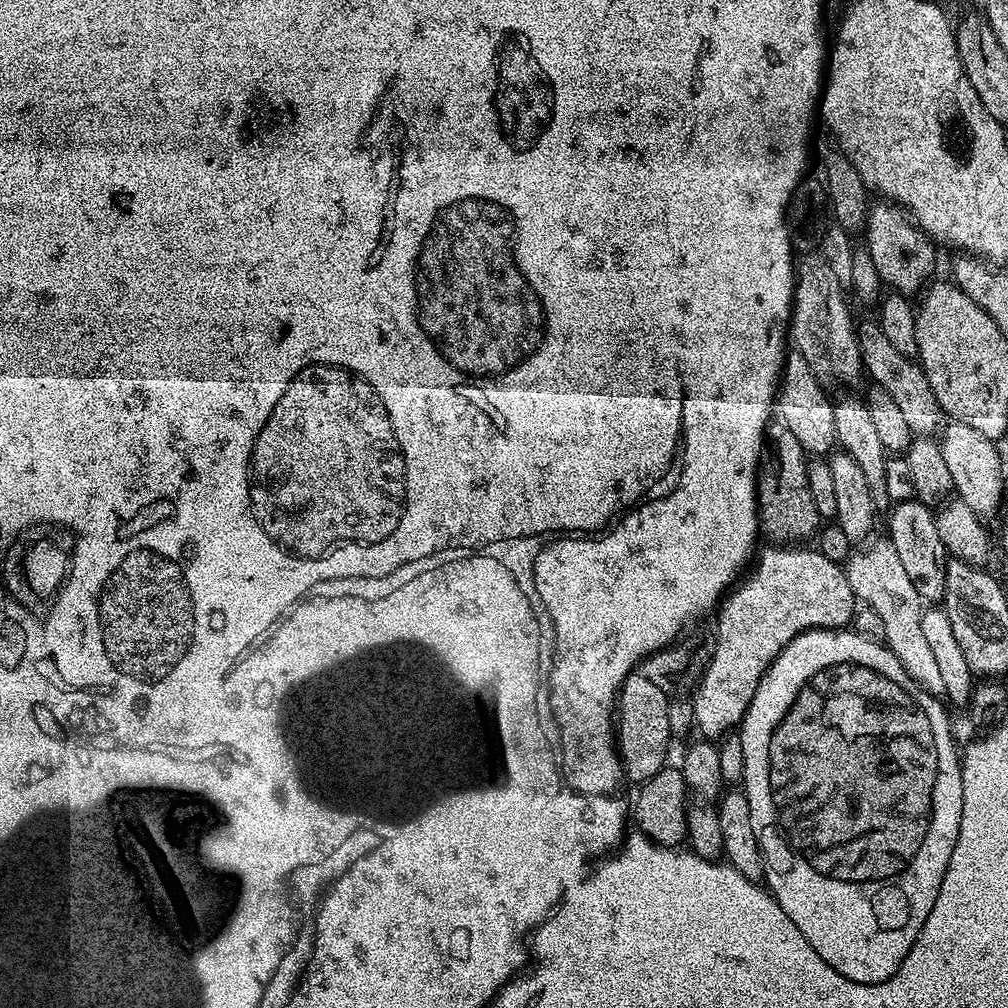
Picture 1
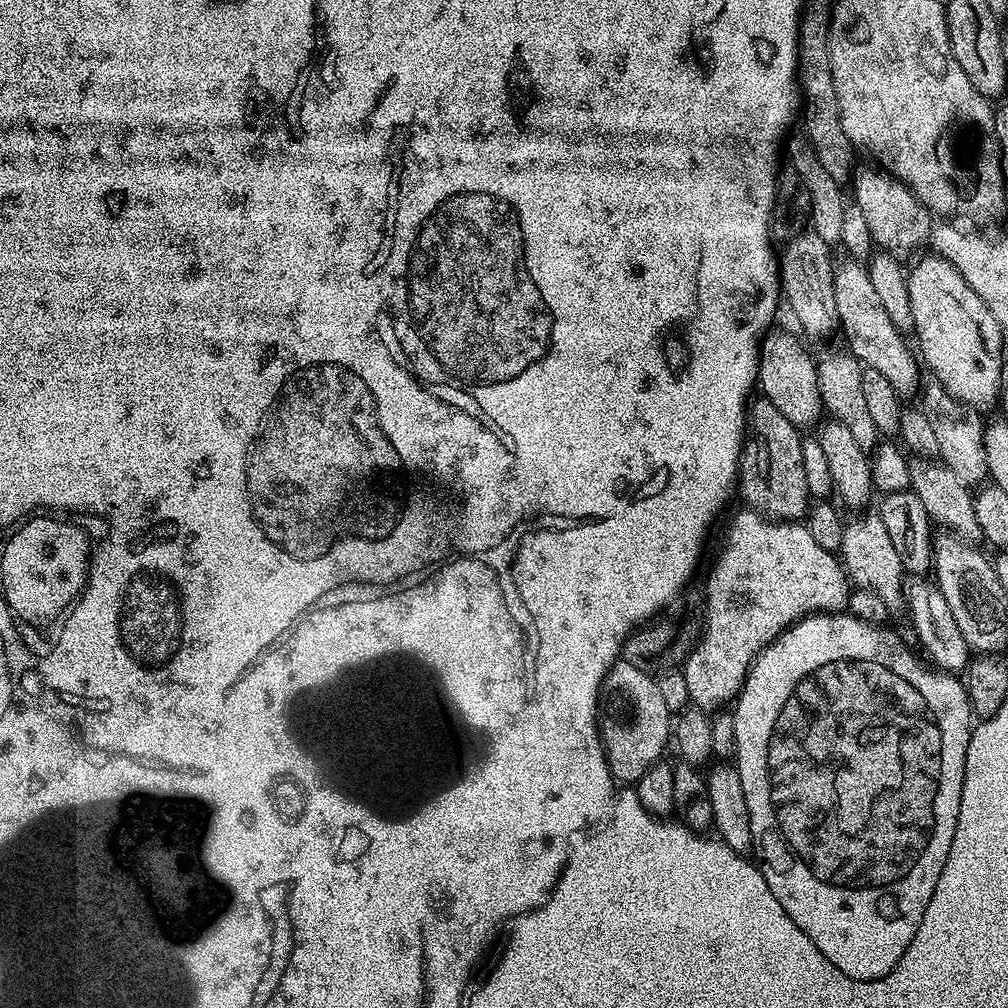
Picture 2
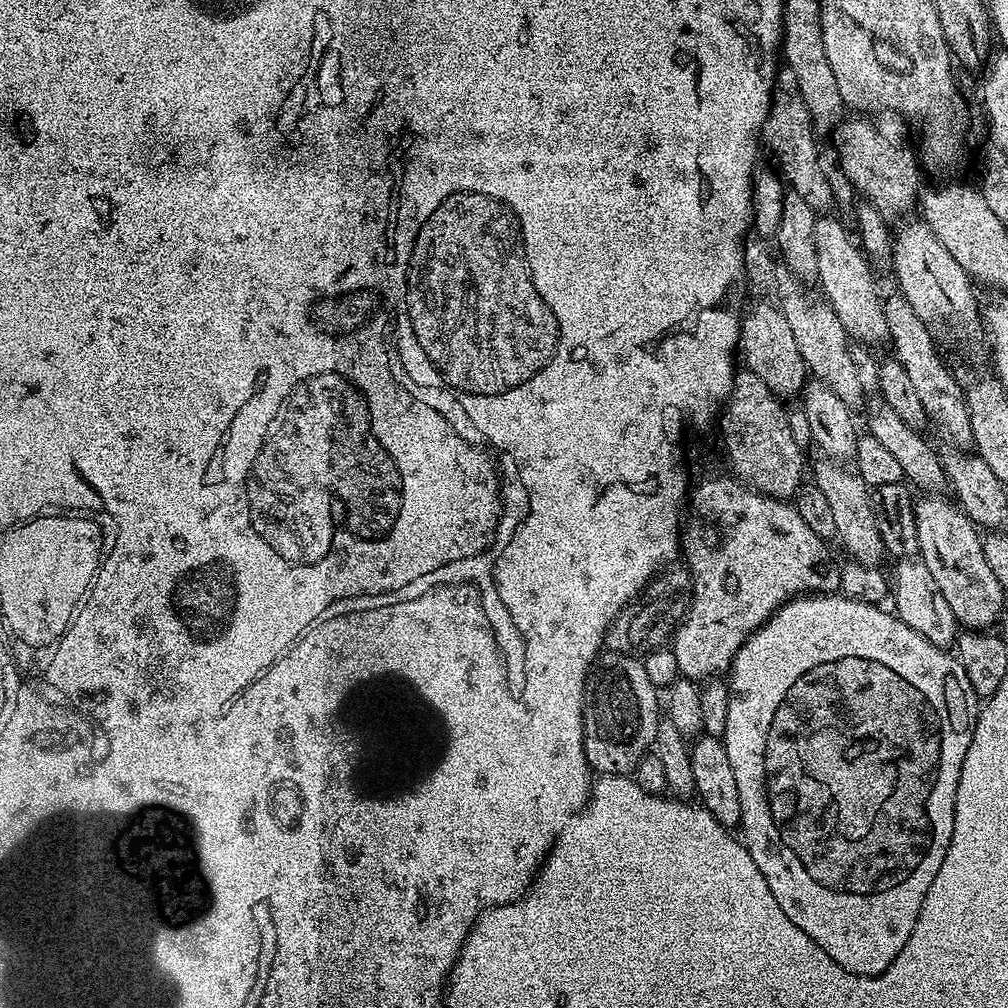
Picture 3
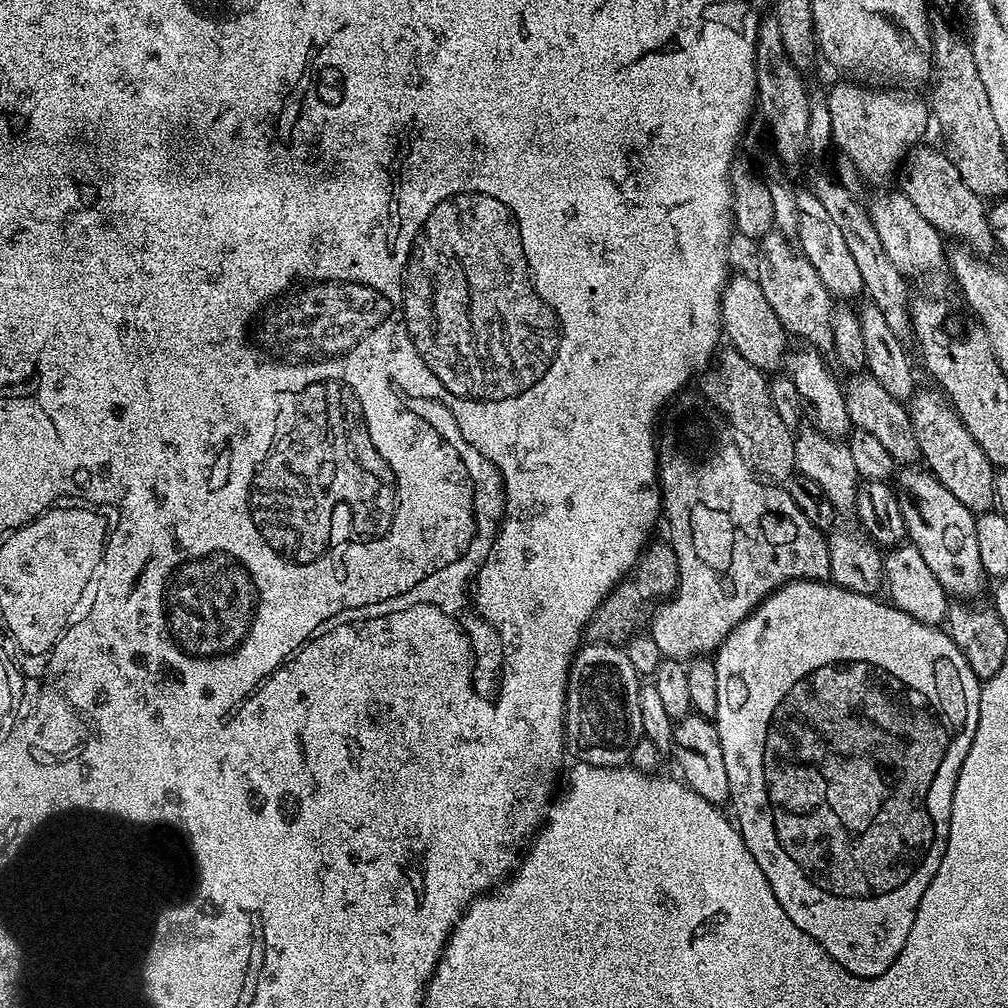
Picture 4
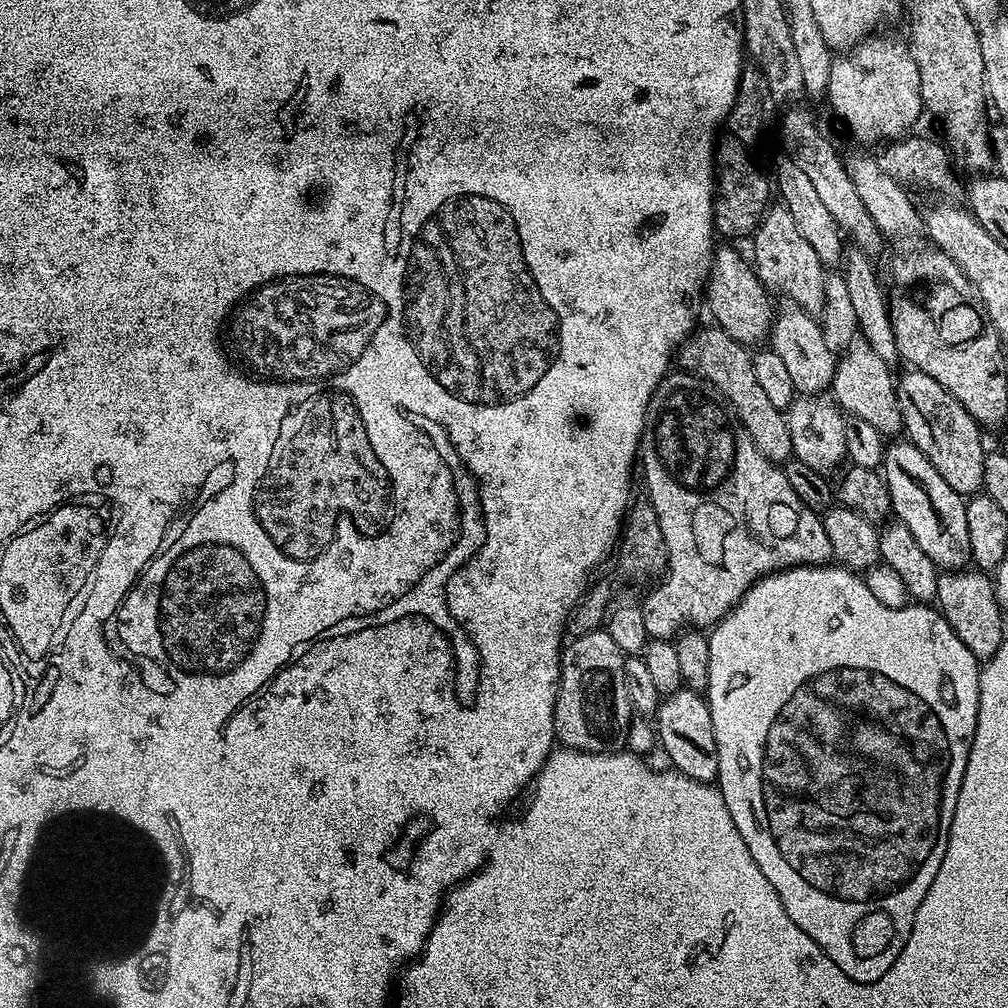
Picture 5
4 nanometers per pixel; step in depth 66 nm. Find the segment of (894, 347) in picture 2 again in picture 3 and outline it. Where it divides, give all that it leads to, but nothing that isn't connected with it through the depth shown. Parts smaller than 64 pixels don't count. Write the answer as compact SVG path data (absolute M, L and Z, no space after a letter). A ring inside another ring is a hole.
M821 215L814 226L814 250L818 250L817 279L818 284L824 287L822 295L834 314L838 314L838 322L842 322L846 334L853 341L867 346L875 346L883 340L885 343L889 339L888 326L882 292L876 289L872 281L874 270L853 233L851 236L832 216Z

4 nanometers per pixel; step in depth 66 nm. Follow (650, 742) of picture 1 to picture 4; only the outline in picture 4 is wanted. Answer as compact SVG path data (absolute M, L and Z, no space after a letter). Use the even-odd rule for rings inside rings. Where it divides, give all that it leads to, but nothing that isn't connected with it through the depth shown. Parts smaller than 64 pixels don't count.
M588 642L577 648L568 674L568 700L564 704L564 747L573 761L599 768L619 768L631 761L634 746L644 736L641 683L642 677L623 647L612 642Z

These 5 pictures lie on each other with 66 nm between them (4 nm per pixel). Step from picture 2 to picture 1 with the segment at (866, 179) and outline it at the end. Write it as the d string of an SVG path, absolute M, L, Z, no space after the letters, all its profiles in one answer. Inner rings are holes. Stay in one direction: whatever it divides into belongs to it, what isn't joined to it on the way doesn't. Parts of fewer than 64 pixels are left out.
M892 202L879 203L873 203L868 209L866 225L868 253L874 262L874 270L878 270L881 285L888 287L889 284L888 288L893 293L912 298L916 291L919 293L926 282L933 279L932 271L936 268L937 245L928 239L925 232L921 232L916 227L912 217L903 208Z

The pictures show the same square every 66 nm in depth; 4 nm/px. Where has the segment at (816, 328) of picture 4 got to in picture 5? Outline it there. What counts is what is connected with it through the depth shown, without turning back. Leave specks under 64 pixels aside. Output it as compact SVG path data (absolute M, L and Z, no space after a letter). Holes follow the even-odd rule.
M783 206L769 207L760 219L756 231L750 237L756 277L765 288L773 293L781 292L789 305L813 314L820 314L824 304L824 279L826 266L814 254L814 246L802 238L798 231L798 222L790 215L790 210Z

